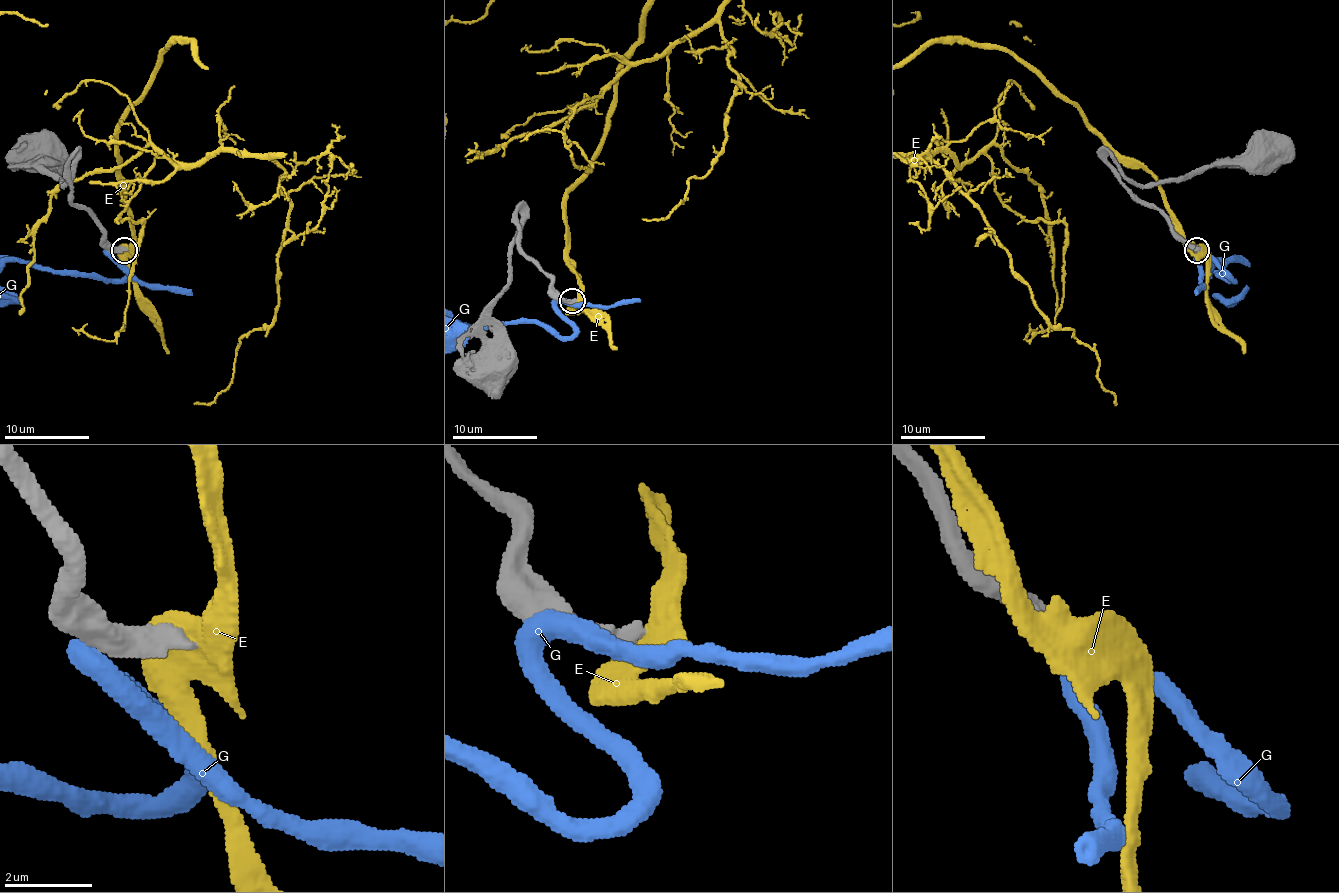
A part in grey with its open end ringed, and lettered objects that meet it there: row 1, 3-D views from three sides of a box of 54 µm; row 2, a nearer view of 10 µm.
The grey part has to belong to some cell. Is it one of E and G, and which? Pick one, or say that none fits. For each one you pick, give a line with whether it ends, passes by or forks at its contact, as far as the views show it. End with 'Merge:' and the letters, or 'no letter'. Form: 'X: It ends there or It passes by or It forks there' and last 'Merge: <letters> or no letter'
Merge: no letter

